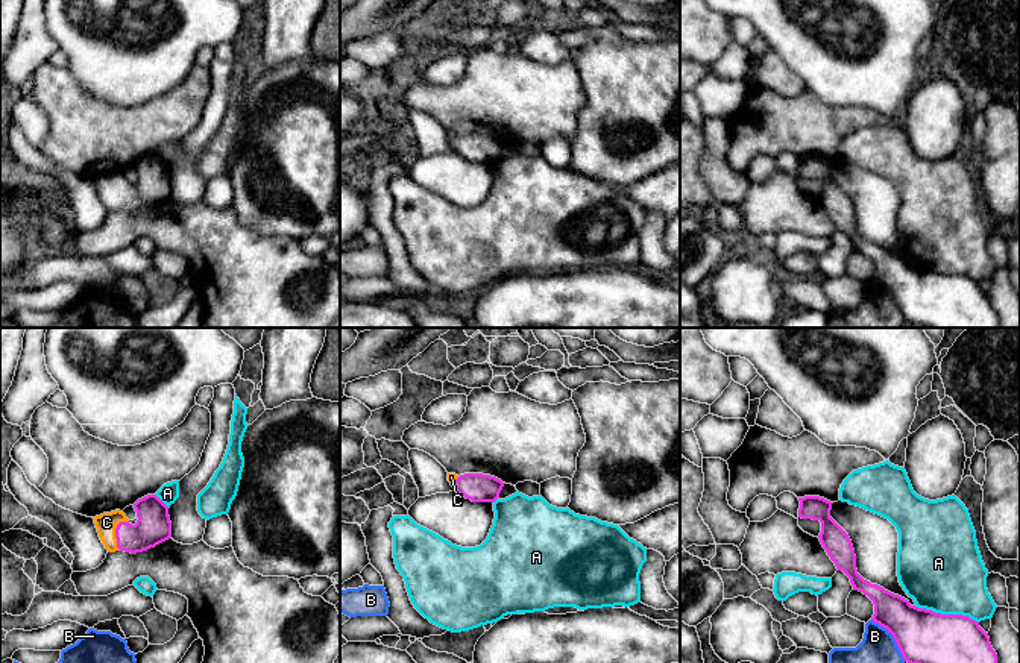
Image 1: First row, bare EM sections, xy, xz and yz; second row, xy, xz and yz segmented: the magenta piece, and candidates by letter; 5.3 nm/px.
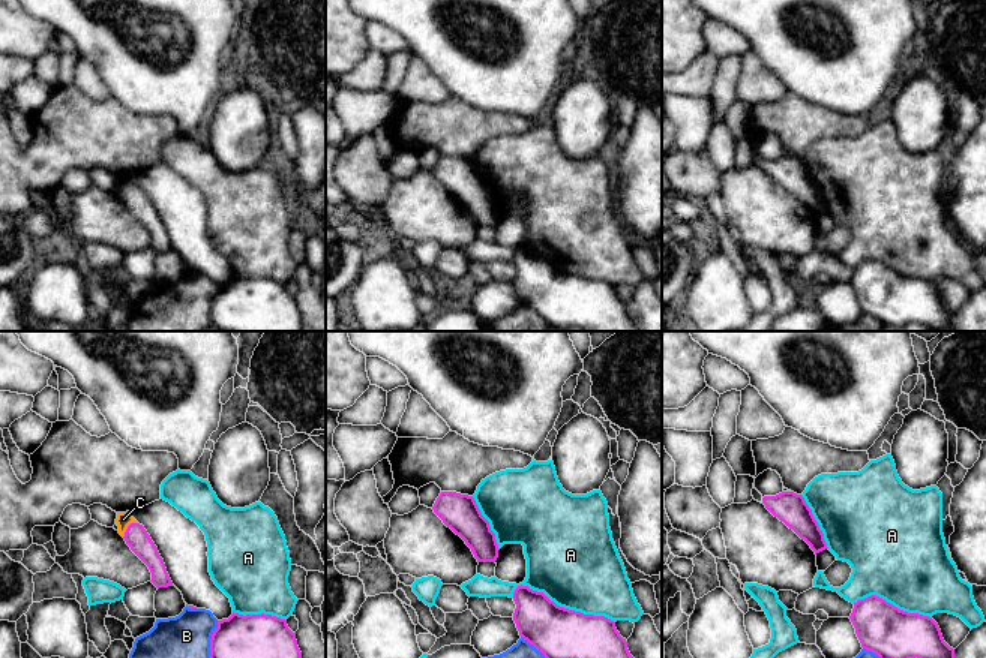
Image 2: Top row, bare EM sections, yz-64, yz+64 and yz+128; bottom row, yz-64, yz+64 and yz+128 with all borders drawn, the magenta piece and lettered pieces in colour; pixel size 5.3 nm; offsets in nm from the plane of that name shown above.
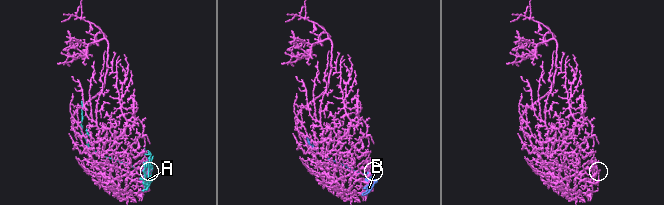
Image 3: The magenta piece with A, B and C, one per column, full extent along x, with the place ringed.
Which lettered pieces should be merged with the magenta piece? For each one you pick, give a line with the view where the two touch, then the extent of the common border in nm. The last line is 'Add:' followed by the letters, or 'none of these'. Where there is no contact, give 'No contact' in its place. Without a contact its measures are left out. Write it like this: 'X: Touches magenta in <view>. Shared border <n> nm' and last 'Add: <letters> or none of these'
C: Touches magenta in xy. Shared border 170 nm
Add: C

